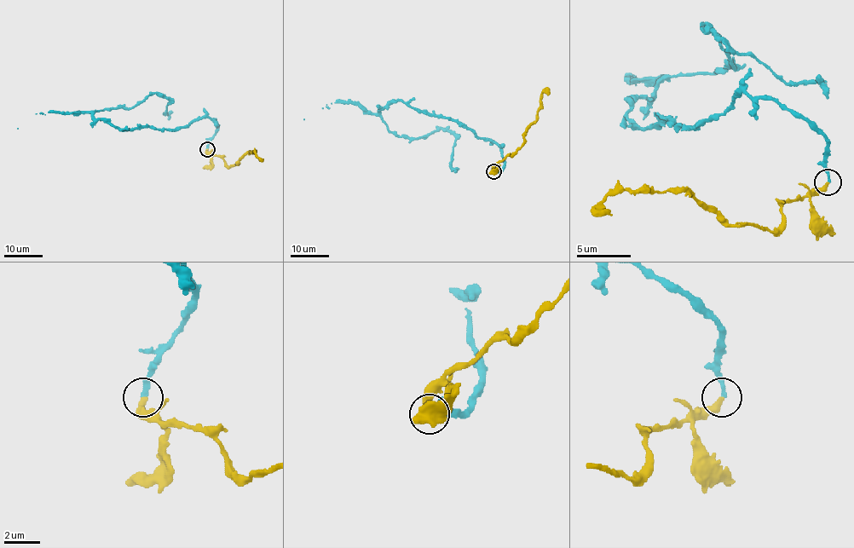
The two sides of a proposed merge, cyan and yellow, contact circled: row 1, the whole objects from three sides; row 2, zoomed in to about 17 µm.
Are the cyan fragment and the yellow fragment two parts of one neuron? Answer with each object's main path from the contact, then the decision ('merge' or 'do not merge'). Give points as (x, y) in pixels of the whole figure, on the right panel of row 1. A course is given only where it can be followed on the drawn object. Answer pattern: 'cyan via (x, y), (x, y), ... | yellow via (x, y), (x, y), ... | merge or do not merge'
cyan via (827, 182), (827, 140), (743, 91), (697, 126), (627, 115), (657, 85), (732, 66), (708, 24), (827, 99) | yellow via (827, 182), (789, 199), (776, 228), (762, 231), (746, 226), (727, 226), (681, 191), (614, 191), (592, 215) | merge

